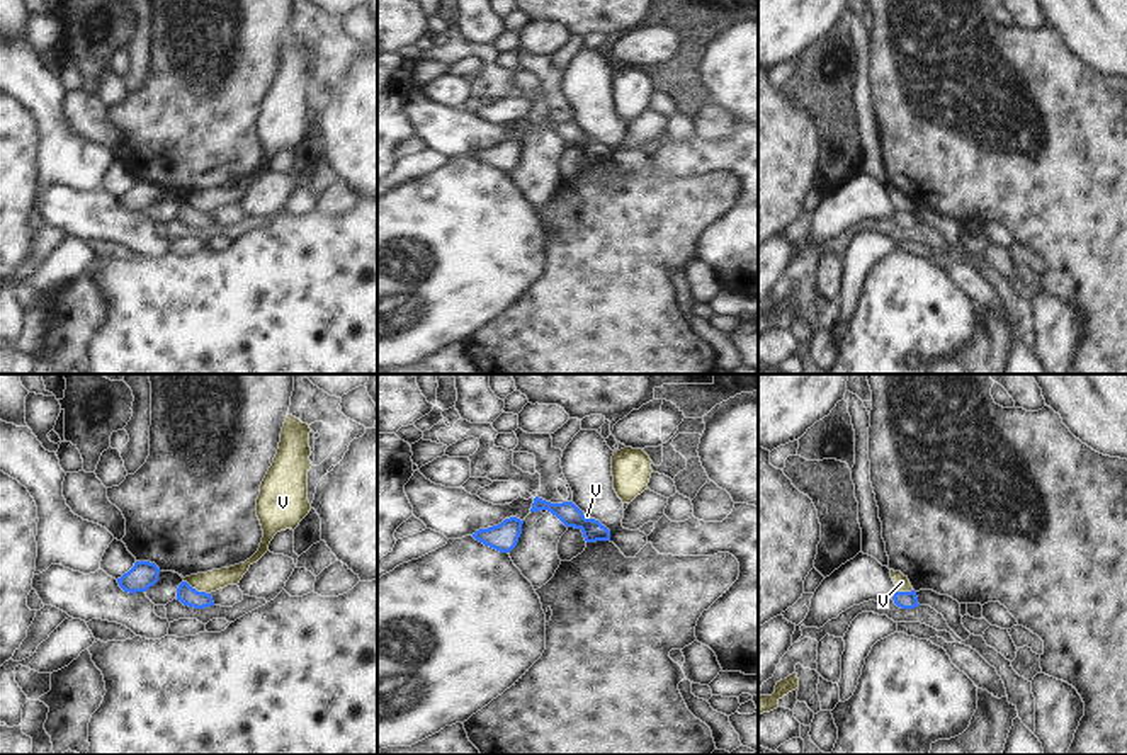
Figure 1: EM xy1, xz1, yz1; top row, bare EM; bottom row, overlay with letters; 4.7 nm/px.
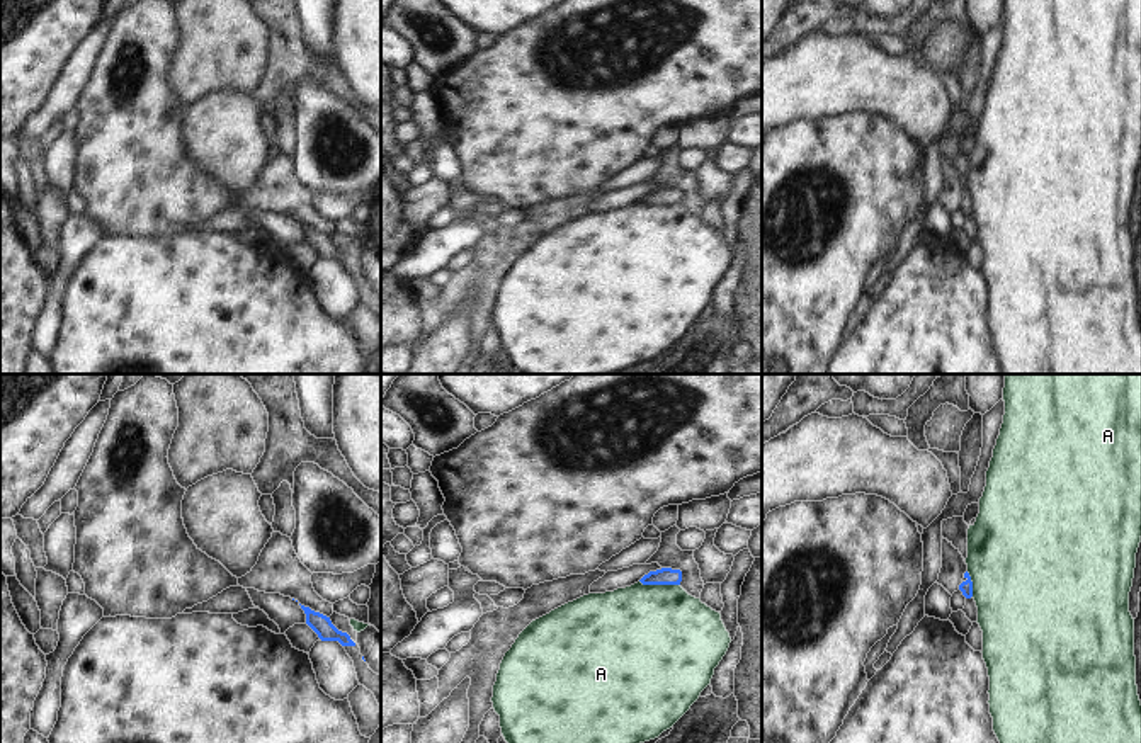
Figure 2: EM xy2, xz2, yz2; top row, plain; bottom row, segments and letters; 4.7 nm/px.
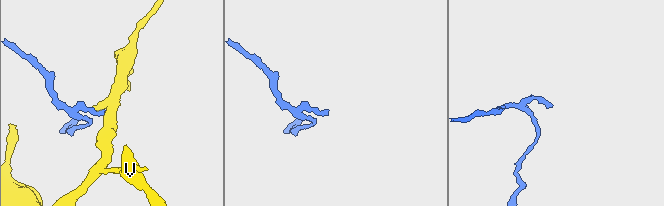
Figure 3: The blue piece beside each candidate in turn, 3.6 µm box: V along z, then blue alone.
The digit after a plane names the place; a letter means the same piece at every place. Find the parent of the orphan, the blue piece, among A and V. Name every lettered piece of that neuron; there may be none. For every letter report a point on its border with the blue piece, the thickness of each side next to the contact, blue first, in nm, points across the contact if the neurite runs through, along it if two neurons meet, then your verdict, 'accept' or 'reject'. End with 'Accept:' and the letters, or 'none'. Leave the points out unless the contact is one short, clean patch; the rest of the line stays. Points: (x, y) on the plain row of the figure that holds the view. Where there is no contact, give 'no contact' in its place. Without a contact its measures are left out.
A: xz2 (660, 203) | 80/500 nm | reject
V: xy1 (196, 210) | 90/100 nm | along xy1 (184, 199), (198, 210), (209, 213) | reject
Accept: none

